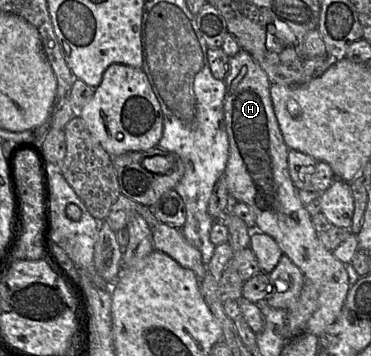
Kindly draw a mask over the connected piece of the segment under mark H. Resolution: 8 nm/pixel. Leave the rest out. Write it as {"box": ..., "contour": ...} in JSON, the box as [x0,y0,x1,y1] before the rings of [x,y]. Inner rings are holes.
{"box":[224,49,349,337],"contour":[[[241,49],[229,58],[228,71],[224,79],[226,95],[224,114],[226,131],[229,138],[229,160],[224,172],[226,185],[232,198],[249,205],[256,216],[256,226],[270,235],[278,244],[283,254],[302,271],[306,280],[311,281],[319,293],[318,308],[307,322],[306,331],[319,337],[340,316],[348,291],[349,277],[345,267],[332,251],[326,249],[315,230],[312,216],[306,210],[293,185],[288,168],[289,148],[285,144],[274,113],[270,96],[271,83],[261,66],[252,55]]]}

